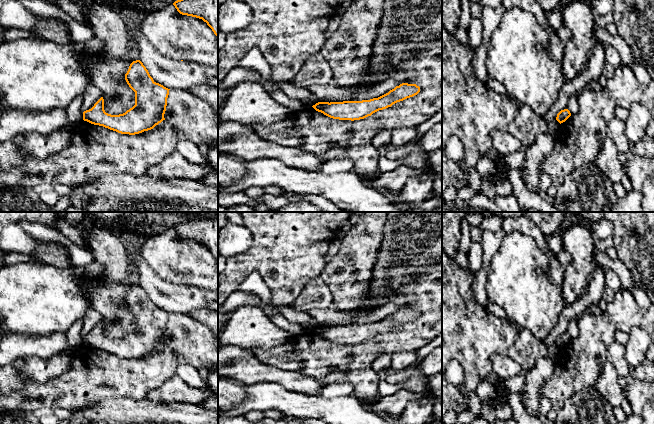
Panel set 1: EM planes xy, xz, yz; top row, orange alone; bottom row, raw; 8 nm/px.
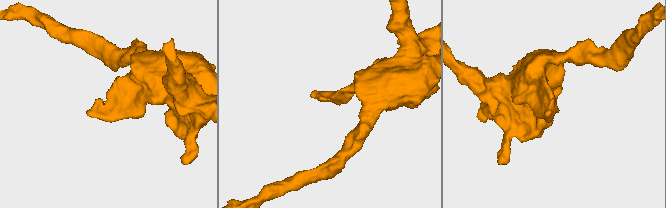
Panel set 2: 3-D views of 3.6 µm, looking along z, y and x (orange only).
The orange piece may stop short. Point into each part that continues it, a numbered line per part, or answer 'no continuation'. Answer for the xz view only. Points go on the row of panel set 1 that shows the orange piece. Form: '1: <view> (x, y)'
no continuation

